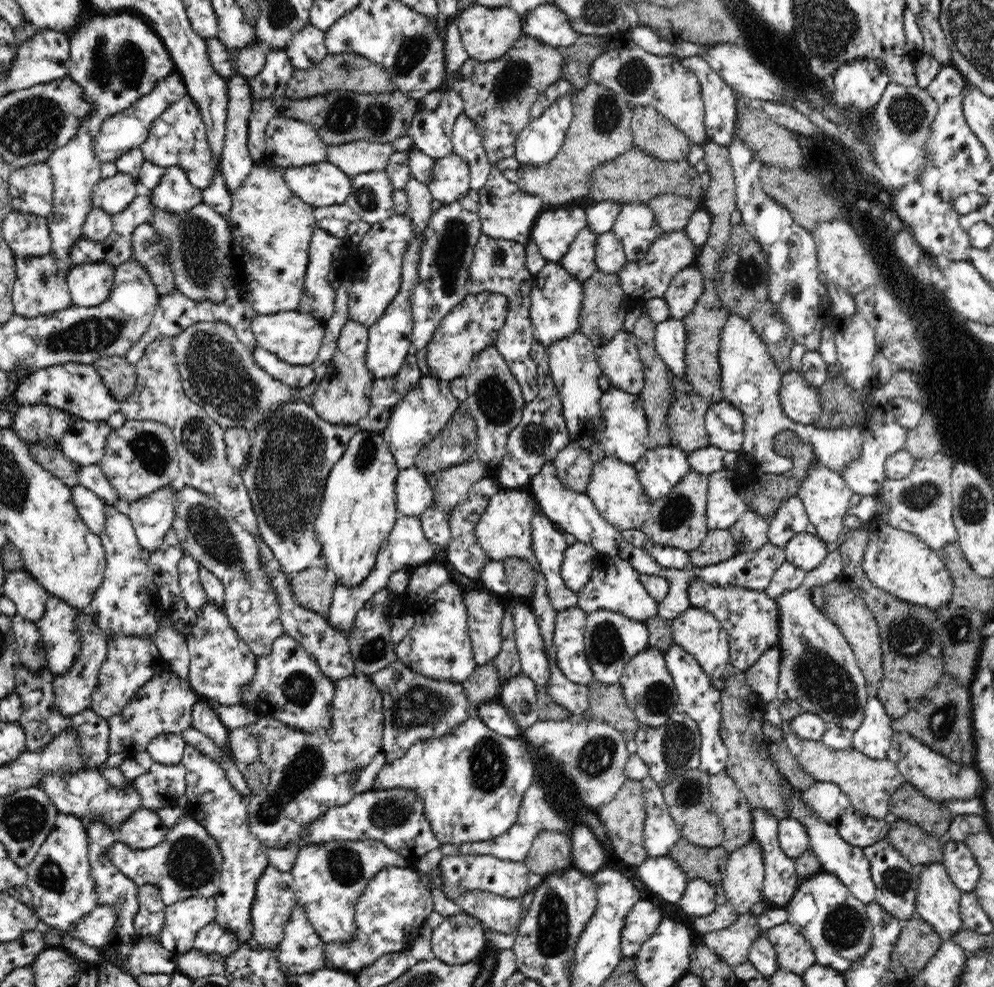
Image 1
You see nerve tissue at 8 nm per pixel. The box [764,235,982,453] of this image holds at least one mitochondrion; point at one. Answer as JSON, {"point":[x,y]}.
{"point":[793,290]}

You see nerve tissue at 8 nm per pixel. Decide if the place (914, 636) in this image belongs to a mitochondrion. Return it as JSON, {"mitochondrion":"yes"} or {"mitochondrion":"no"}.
{"mitochondrion":"yes"}

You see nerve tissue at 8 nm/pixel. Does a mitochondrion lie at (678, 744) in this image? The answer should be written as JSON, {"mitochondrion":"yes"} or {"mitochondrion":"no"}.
{"mitochondrion":"yes"}

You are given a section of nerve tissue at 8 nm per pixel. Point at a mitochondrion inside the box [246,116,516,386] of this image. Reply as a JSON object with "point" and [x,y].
{"point":[451,251]}

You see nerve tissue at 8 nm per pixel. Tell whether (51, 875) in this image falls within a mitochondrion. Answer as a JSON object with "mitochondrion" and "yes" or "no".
{"mitochondrion":"yes"}

